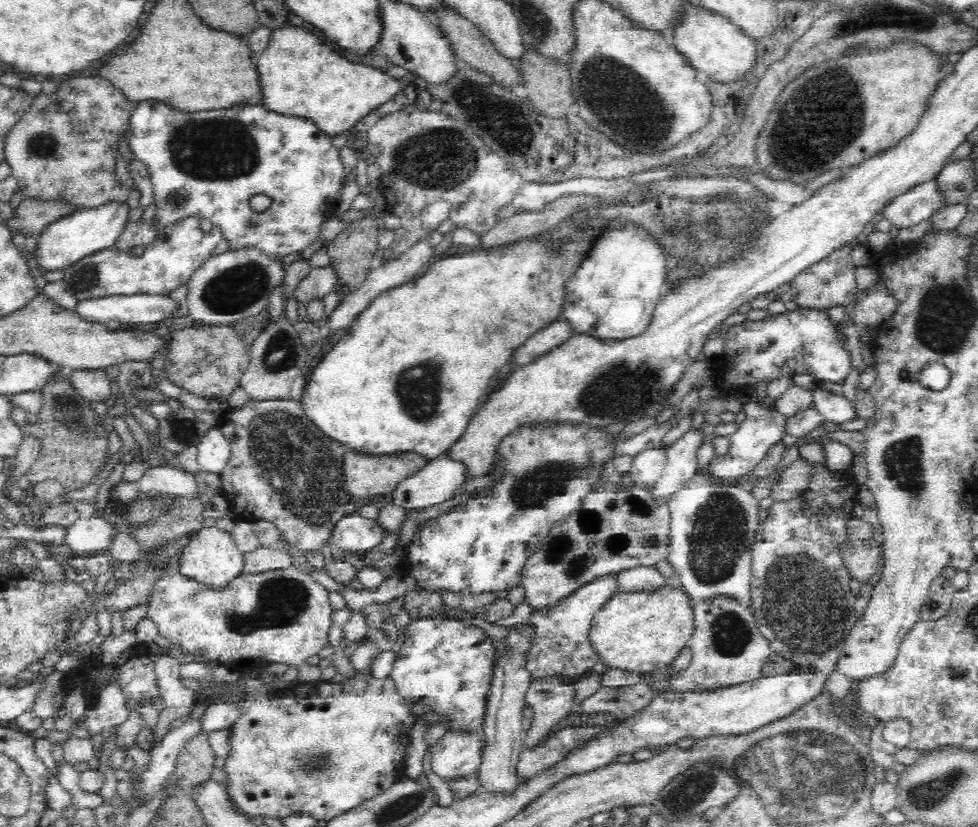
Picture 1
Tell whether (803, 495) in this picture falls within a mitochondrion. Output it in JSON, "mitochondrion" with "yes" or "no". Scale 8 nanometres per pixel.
{"mitochondrion":"no"}

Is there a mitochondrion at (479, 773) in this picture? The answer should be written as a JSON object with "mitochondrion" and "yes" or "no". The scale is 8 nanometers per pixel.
{"mitochondrion":"no"}

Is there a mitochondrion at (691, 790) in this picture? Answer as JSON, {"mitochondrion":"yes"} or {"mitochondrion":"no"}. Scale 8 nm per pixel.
{"mitochondrion":"yes"}

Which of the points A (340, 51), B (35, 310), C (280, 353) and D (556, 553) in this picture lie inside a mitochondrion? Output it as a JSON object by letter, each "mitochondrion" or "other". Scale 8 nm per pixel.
{"A":"other","B":"other","C":"mitochondrion","D":"mitochondrion"}

